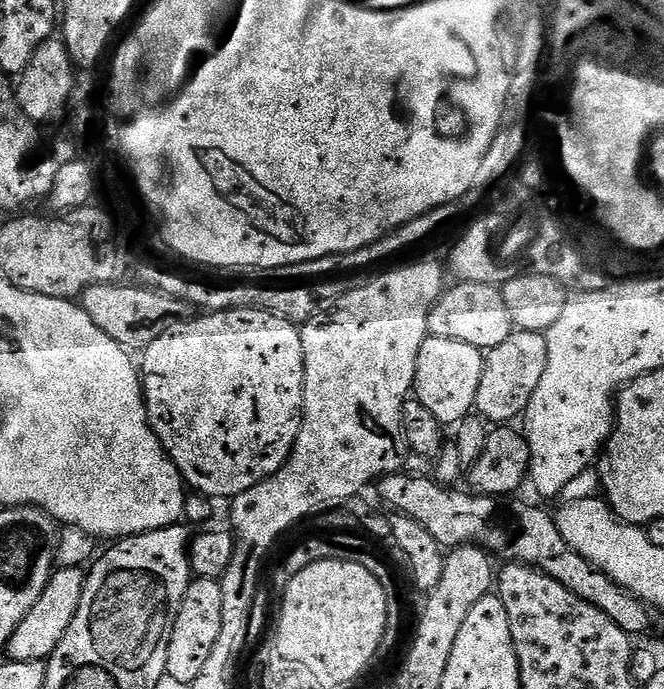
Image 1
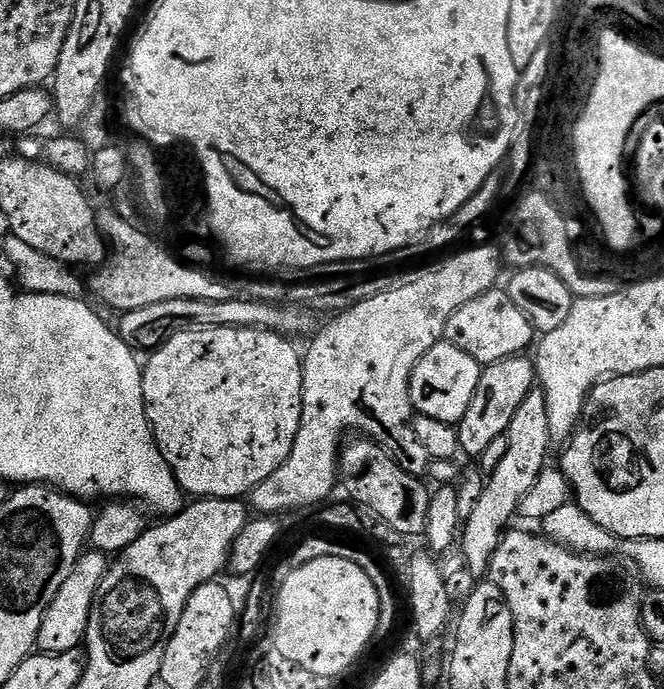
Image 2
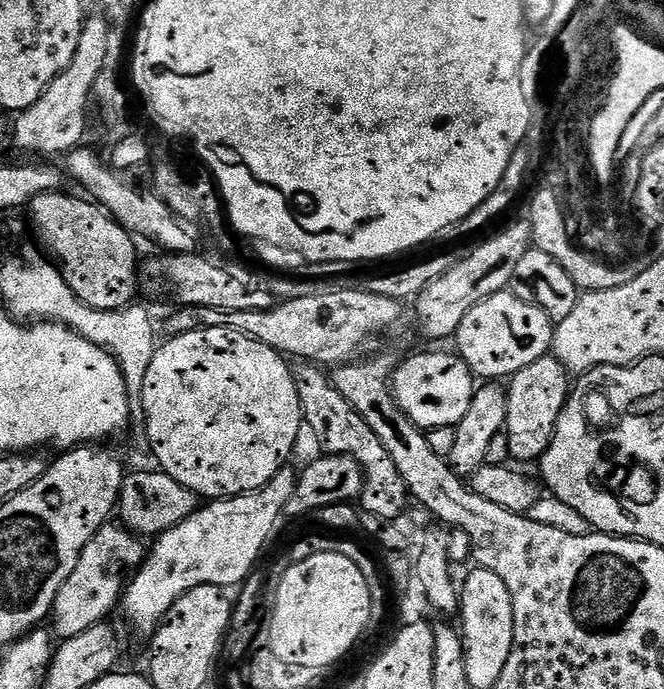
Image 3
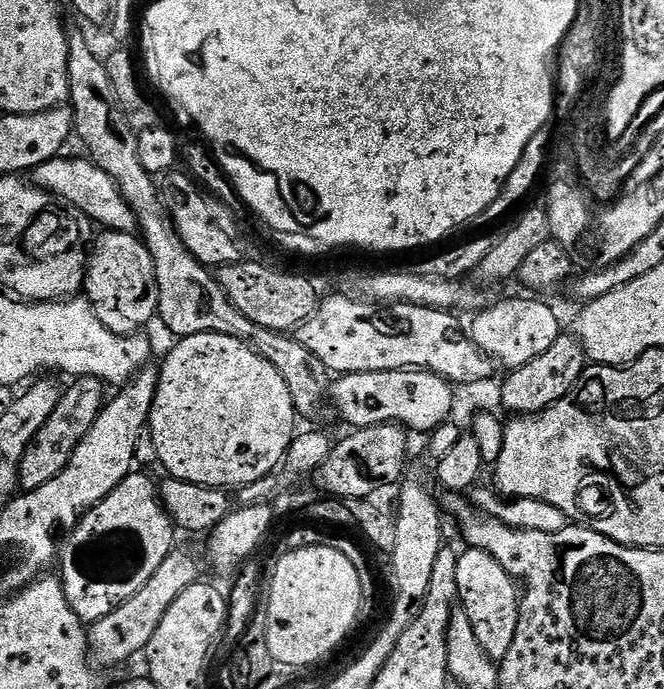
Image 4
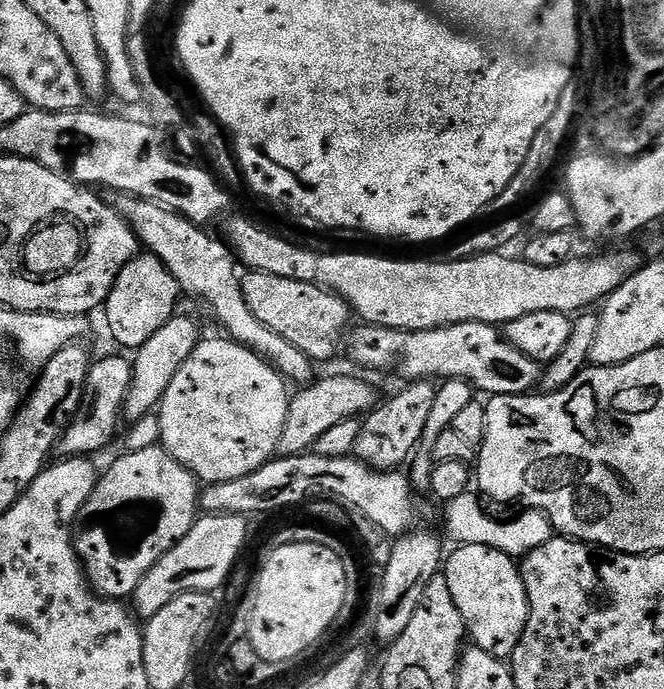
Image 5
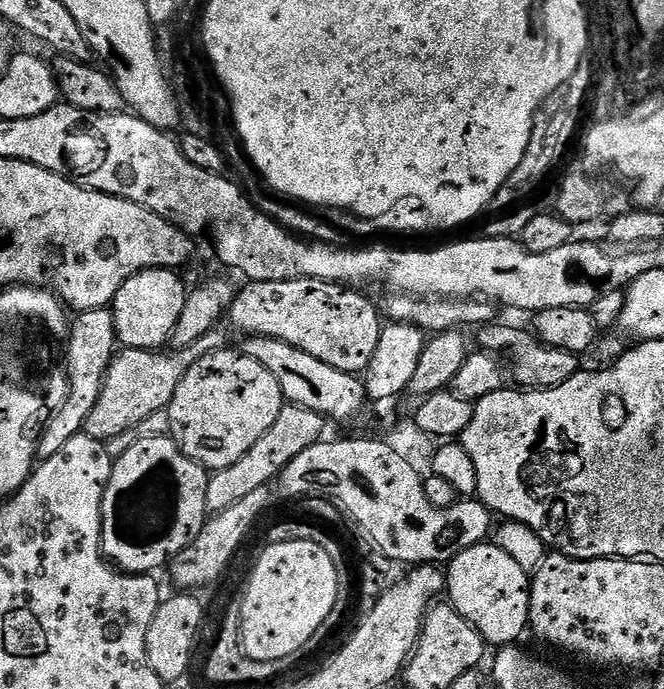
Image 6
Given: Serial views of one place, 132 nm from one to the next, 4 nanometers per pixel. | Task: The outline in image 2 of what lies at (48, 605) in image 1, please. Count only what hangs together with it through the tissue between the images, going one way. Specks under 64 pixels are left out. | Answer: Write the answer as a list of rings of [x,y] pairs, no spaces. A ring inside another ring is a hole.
[[[88,550],[81,555],[74,570],[70,570],[70,578],[66,578],[66,582],[62,582],[62,590],[58,590],[58,594],[54,594],[54,602],[50,602],[50,606],[46,610],[42,630],[38,630],[36,639],[36,647],[41,653],[49,656],[66,654],[76,652],[83,645],[92,603],[98,586],[109,567],[110,560],[105,553]]]

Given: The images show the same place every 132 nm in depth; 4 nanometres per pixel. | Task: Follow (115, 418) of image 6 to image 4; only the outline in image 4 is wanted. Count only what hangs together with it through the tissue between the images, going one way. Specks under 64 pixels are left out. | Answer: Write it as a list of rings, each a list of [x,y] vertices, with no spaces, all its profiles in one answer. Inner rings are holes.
[[[77,376],[71,383],[69,388],[65,387],[61,391],[58,406],[54,406],[54,414],[46,418],[46,426],[38,430],[30,446],[26,446],[26,454],[22,454],[19,487],[24,492],[33,492],[38,490],[38,486],[46,486],[50,478],[58,478],[58,474],[66,470],[74,450],[78,450],[78,442],[90,434],[90,426],[94,426],[96,416],[106,403],[106,385],[103,380],[93,376]]]

